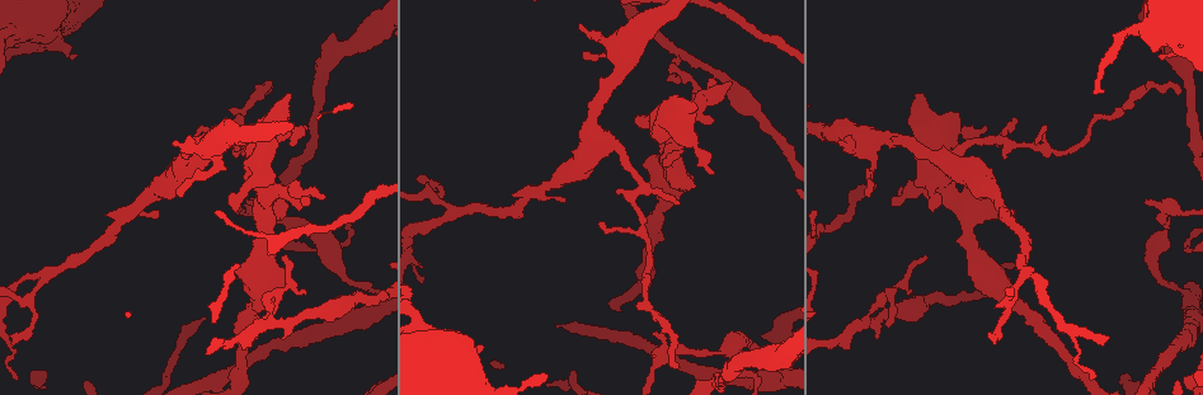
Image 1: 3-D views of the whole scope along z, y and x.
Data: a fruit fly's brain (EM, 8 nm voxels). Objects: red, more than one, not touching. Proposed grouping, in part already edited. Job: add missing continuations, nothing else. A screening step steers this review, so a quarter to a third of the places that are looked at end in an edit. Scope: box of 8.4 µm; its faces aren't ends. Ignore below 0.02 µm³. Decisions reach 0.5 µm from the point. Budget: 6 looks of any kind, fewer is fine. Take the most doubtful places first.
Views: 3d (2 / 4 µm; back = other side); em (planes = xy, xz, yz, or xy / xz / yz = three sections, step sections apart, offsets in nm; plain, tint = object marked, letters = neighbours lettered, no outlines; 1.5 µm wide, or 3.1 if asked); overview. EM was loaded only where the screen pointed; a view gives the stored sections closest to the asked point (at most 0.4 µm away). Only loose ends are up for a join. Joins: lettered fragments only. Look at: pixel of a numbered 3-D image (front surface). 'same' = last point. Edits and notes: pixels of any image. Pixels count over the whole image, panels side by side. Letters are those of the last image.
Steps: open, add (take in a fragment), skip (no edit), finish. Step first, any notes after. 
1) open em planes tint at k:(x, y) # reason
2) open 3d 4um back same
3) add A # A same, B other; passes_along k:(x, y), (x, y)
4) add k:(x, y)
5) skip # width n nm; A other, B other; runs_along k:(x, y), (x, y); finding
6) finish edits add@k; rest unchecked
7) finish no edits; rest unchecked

open 3d 4um at 1:(670, 75) # free end

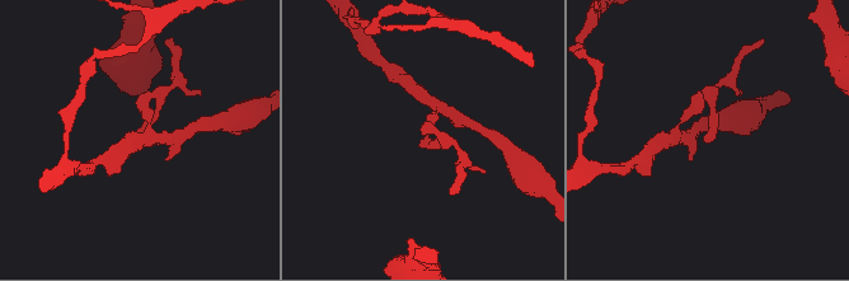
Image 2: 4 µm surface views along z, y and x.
open em planes letters at 2:(704, 140) # now the EM

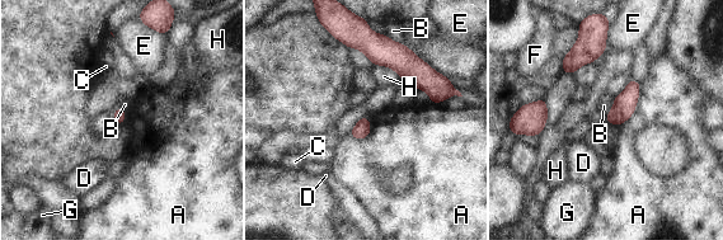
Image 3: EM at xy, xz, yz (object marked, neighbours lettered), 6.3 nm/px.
skip # A other, B other, C other, D other, E other, F other, G other, H other; border 3:(385, 33), (402, 43); no lettered fragment goes on from it

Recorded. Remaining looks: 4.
open 3d 4um at 1:(286, 206) # branch stops here

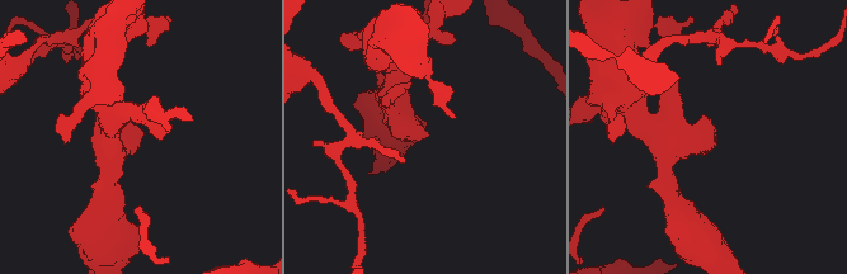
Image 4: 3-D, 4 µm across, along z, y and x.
open em xy step 8 letters at 4:(428, 136)

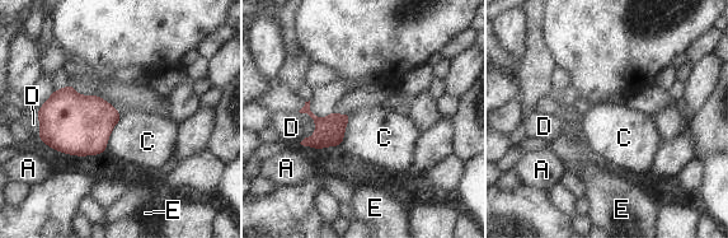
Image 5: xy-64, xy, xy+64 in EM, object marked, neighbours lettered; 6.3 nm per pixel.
open em planes letters same

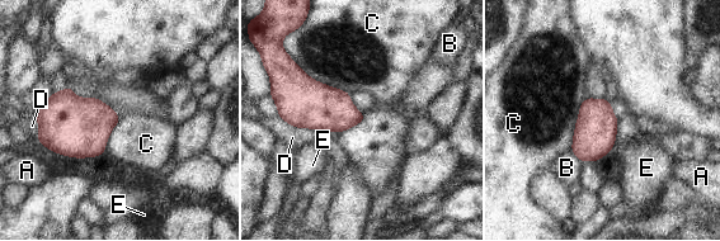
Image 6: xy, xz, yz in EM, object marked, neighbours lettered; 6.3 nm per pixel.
skip # A other, B other, C other, D other, E other; no lettered fragment goes on from it

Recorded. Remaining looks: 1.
finish no edits; rest unchecked

